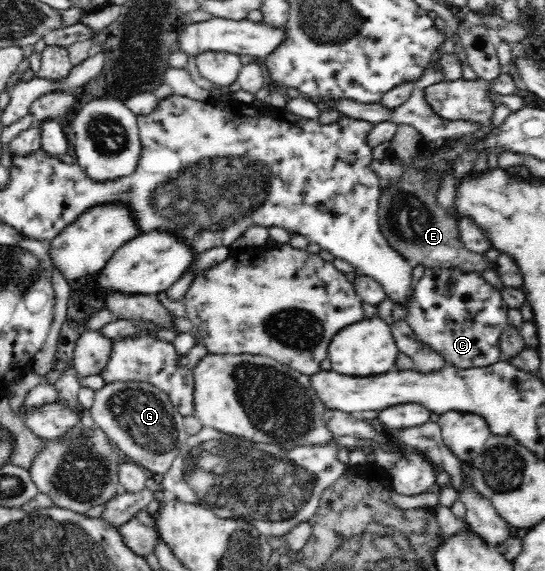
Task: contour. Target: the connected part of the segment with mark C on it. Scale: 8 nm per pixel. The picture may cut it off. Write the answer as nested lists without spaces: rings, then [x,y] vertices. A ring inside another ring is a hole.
[[[428,268],[425,270],[424,275],[420,278],[420,281],[417,282],[416,287],[413,288],[413,294],[406,300],[404,304],[406,309],[406,316],[404,321],[408,322],[408,325],[412,327],[414,331],[414,339],[419,342],[419,344],[424,344],[429,347],[429,350],[436,352],[448,365],[456,368],[472,368],[472,367],[483,367],[502,362],[504,353],[502,353],[502,348],[500,347],[500,336],[506,325],[509,324],[507,312],[509,306],[505,304],[501,290],[498,290],[496,287],[490,285],[482,274],[478,272],[465,272],[458,268]]]

